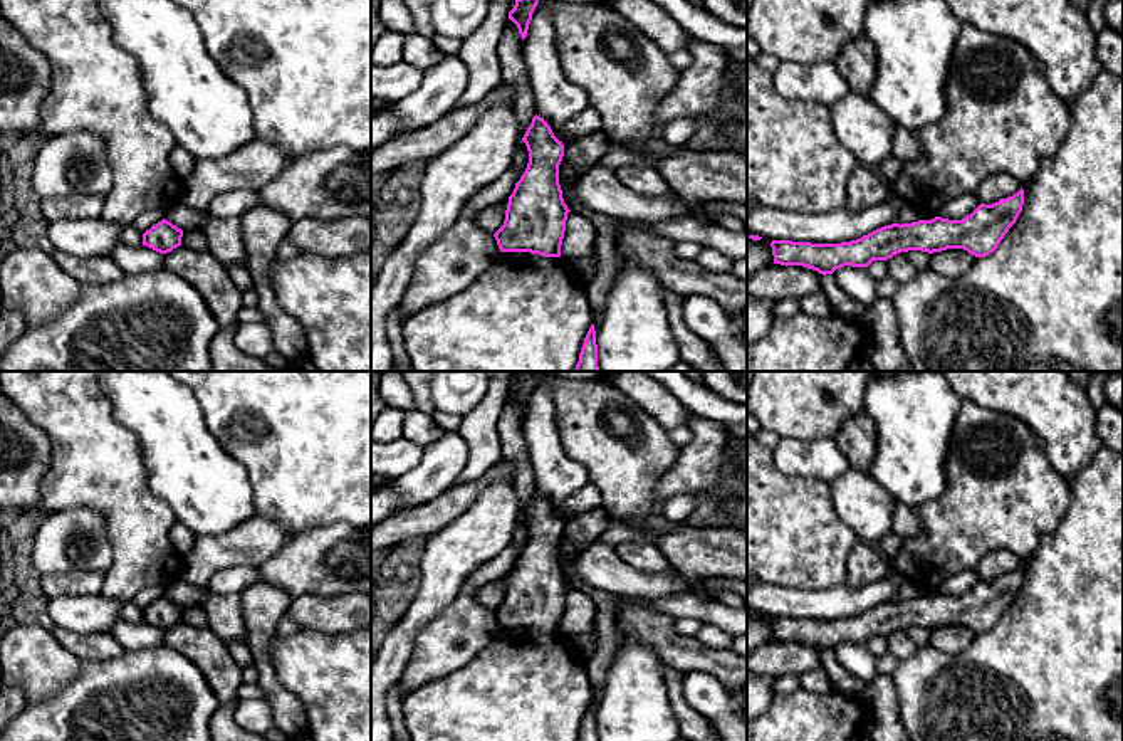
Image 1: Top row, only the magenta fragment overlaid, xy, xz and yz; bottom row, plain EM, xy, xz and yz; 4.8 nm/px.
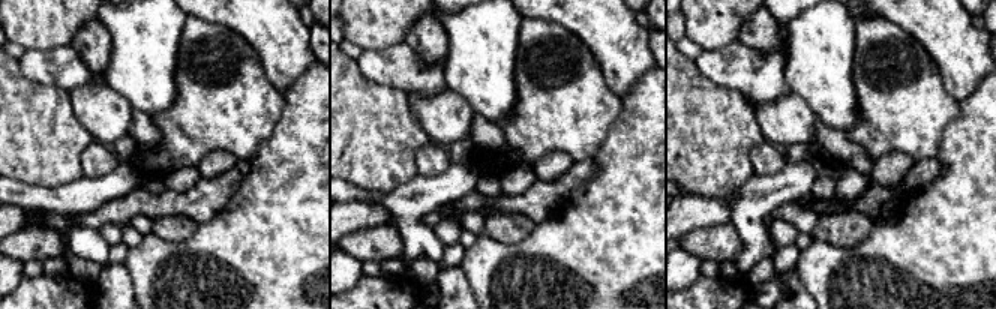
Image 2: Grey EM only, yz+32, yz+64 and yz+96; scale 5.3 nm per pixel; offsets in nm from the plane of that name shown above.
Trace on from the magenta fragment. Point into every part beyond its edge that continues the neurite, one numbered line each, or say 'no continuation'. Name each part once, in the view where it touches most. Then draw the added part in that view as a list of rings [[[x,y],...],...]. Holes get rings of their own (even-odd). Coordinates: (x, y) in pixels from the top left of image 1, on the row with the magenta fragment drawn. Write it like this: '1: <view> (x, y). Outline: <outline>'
no continuation

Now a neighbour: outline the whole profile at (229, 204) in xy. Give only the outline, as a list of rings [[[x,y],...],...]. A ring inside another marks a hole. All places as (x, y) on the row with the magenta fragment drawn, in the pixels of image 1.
[[[233,190],[217,195],[206,212],[215,217],[242,217],[247,210],[260,205],[259,190]]]

